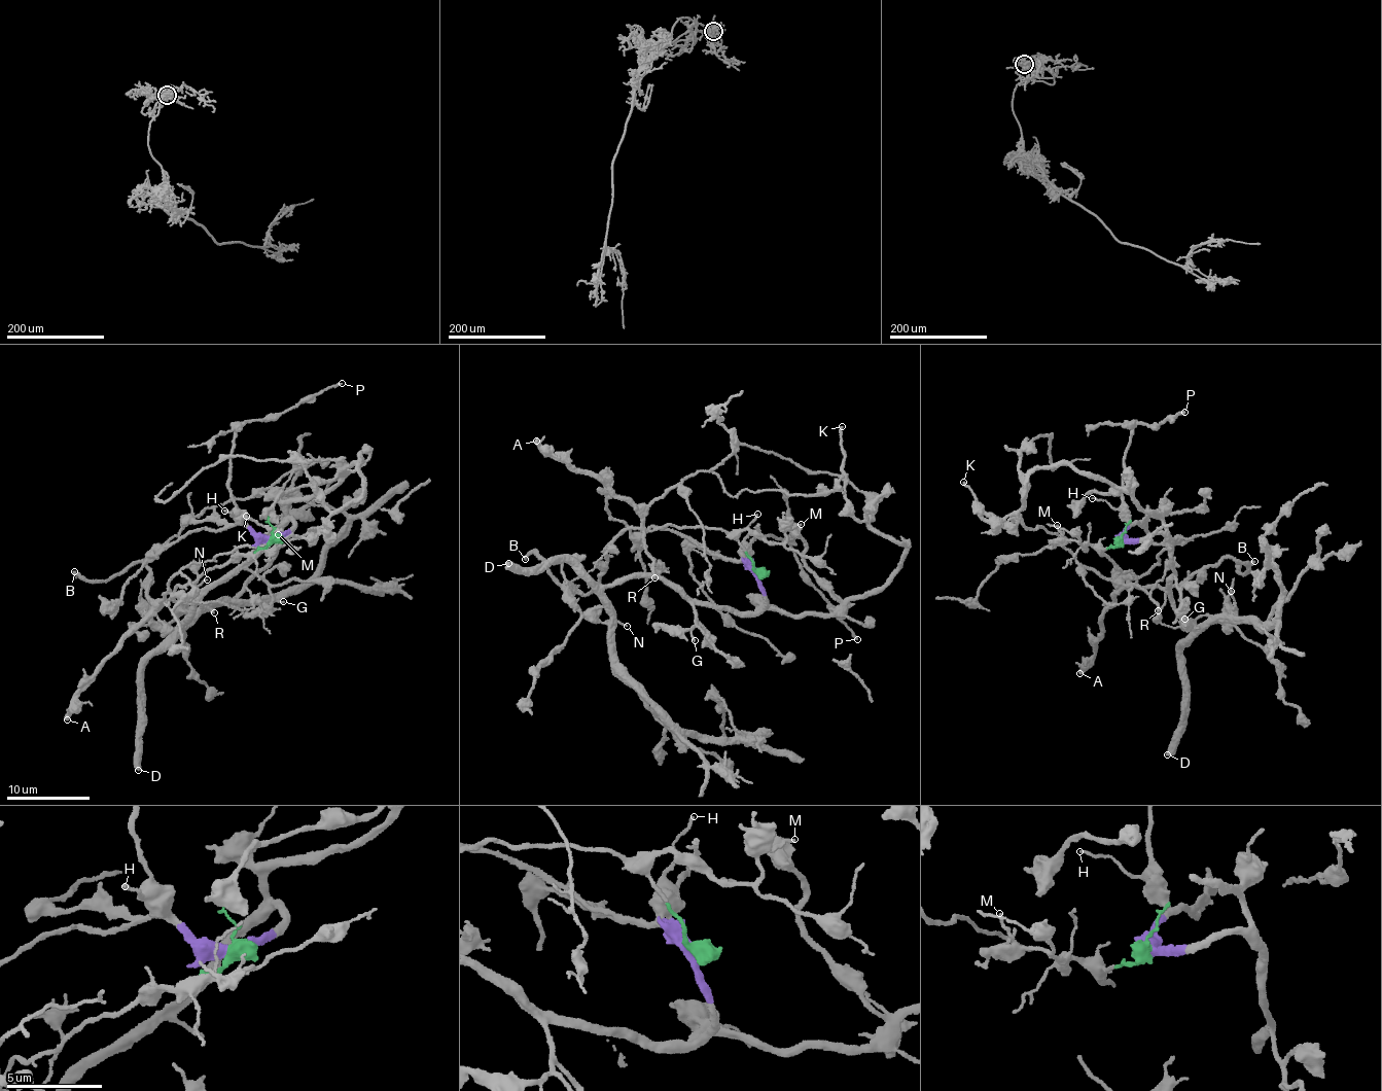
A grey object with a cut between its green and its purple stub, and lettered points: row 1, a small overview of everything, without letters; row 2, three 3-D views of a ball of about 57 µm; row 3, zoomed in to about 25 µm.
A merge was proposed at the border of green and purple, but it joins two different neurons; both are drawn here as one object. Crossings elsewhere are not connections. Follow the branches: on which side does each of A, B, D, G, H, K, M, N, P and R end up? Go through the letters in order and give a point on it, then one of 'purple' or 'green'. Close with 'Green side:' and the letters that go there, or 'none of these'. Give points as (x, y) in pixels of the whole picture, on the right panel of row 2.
A: place (1079, 673); green
B: place (1254, 561); green
D: place (1167, 754); purple
G: place (1184, 619); purple
H: place (1092, 498); purple
K: place (963, 482); purple
M: place (1057, 525); green
N: place (1231, 591); purple
P: place (1184, 412); purple
R: place (1158, 610); green
Green side: A, B, M, R

